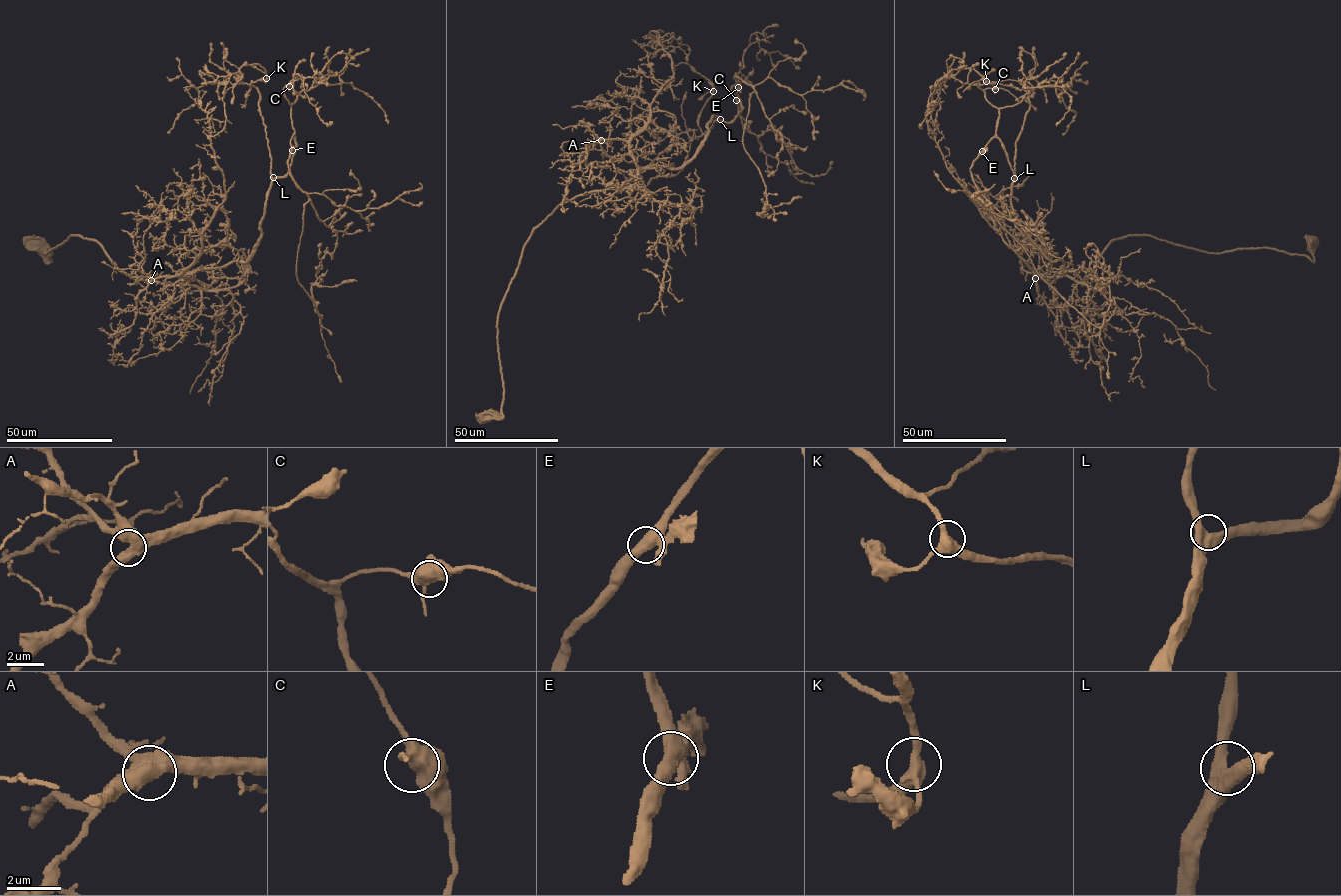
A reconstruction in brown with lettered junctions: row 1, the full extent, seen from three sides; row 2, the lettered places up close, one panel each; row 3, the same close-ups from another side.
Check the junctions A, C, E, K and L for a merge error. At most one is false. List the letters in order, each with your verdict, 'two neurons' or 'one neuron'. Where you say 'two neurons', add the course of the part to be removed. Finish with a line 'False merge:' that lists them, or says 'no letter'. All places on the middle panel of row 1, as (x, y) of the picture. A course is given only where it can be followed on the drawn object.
A: one neuron
C: one neuron
E: one neuron
K: one neuron
L: one neuron
False merge: no letter

